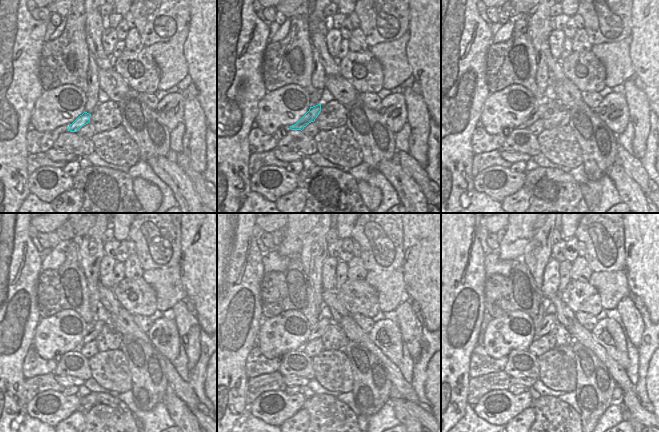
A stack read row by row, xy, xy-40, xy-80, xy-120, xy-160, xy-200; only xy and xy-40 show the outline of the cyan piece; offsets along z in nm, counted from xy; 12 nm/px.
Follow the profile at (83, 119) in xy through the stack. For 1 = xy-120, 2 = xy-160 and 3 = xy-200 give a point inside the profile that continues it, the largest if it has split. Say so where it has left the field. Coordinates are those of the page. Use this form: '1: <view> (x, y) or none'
1: xy-120 (95, 328)
2: xy-160 (317, 331)
3: xy-200 (549, 320)

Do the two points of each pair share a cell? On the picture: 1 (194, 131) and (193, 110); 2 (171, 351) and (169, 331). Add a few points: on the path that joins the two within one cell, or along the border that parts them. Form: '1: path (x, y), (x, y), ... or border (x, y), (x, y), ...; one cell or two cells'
1: path (194, 126), (194, 115); one cell
2: path (171, 346), (171, 336); one cell

